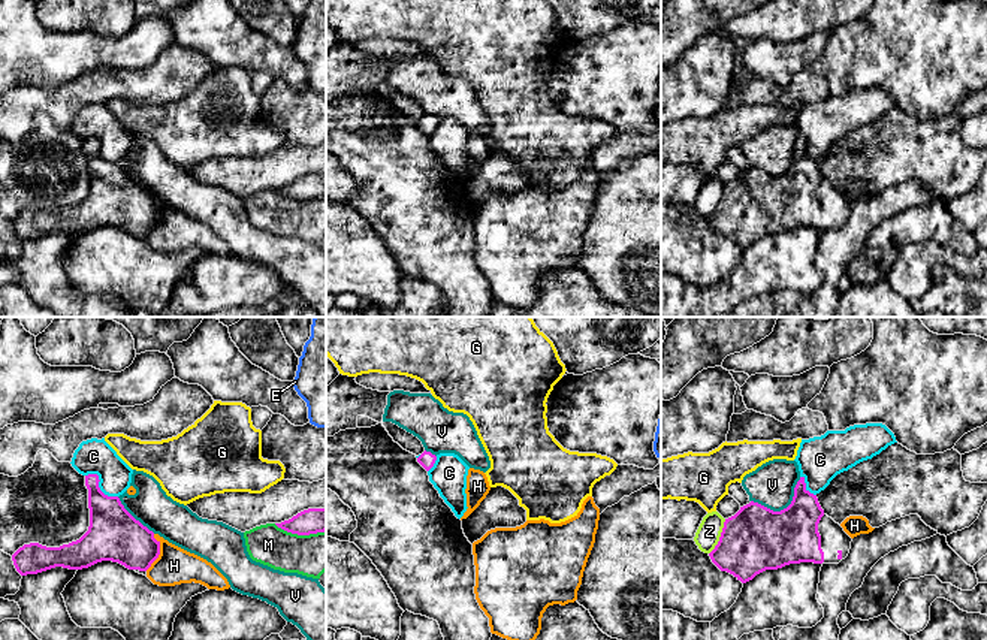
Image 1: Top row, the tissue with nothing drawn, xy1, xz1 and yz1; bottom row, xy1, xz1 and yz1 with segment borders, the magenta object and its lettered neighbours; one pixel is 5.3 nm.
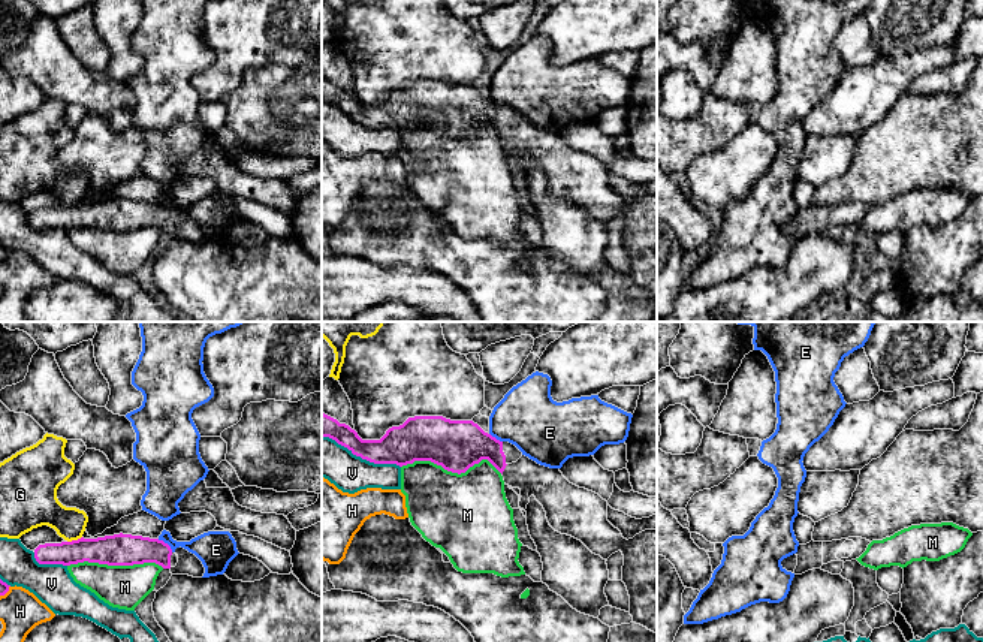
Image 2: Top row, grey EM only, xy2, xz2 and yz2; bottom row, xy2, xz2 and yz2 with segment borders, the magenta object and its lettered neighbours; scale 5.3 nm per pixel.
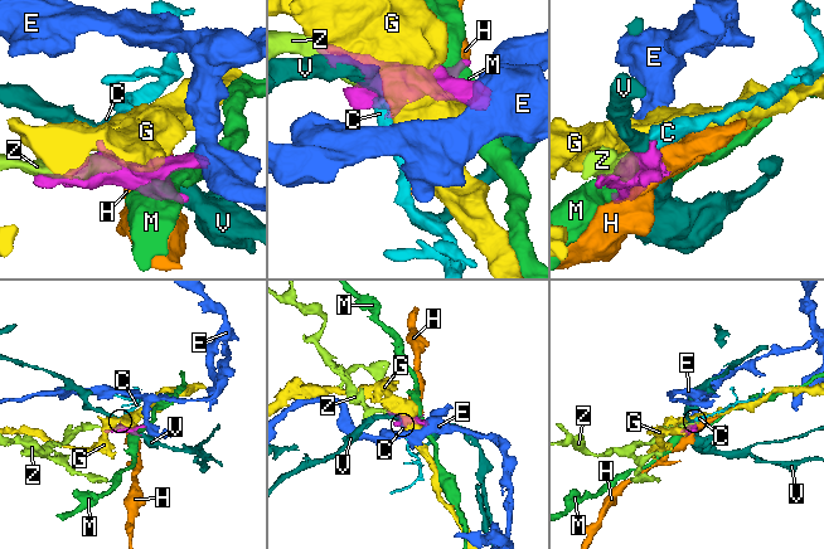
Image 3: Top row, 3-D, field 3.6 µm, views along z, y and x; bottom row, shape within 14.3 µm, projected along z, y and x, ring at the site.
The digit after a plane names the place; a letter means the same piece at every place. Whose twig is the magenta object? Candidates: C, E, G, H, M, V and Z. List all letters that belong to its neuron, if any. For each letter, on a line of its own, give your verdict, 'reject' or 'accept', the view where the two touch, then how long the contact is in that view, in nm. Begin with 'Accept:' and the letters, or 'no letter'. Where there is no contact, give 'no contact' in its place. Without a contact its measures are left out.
Accept: no letter
C: reject; contact in xy1; length 220 nm
E: reject; contact in xy2; length 110 nm
G: reject; contact in xy2; length 90 nm
H: reject; contact in xy1; length 200 nm
M: reject; contact in xz2; length 550 nm
V: reject; contact in xz2; length 460 nm
Z: reject; contact in yz1; length 220 nm

